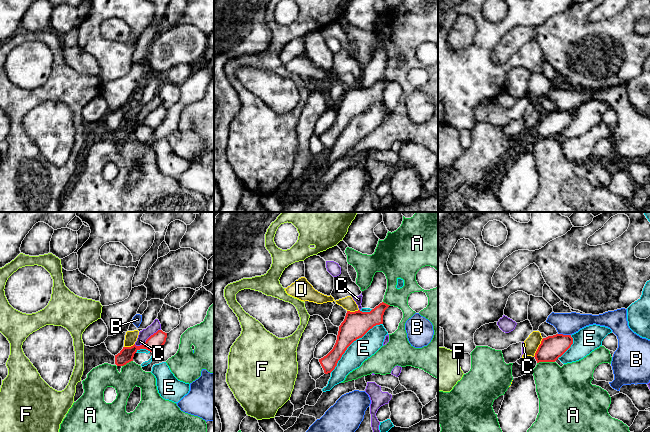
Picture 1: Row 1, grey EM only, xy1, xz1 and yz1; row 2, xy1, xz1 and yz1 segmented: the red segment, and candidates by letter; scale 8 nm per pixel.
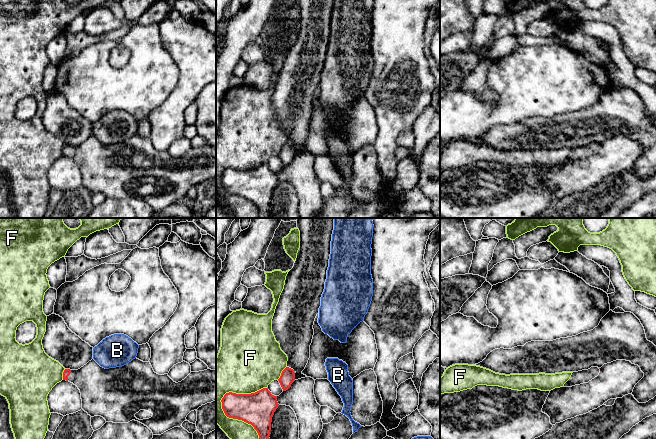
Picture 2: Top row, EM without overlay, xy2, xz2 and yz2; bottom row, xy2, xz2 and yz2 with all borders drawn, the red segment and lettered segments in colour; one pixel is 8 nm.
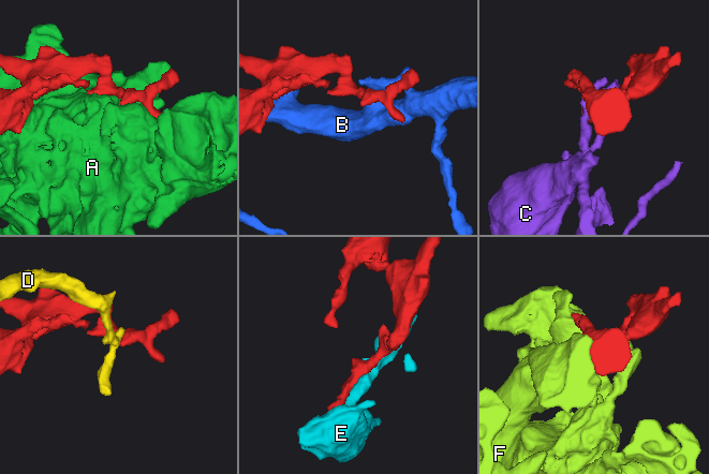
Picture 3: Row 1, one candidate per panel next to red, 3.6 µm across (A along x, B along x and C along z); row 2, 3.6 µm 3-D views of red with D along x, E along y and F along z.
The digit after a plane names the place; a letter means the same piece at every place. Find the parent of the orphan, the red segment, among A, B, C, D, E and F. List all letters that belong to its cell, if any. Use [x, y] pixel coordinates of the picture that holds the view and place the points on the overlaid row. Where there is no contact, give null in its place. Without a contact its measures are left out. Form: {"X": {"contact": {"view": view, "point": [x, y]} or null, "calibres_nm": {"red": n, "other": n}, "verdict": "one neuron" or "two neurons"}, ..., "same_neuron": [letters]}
{"A": {"contact": {"view": "yz1", "point": [545, 361]}, "calibres_nm": {"red": 190, "other": 360}, "verdict": "two neurons"}, "B": {"contact": {"view": "yz1", "point": [564, 335]}, "calibres_nm": {"red": 190, "other": 180}, "verdict": "two neurons"}, "C": {"contact": {"view": "xy1", "point": [147, 339]}, "calibres_nm": {"red": 120, "other": 80}, "verdict": "two neurons"}, "D": {"contact": {"view": "yz1", "point": [538, 347]}, "calibres_nm": {"red": 190, "other": 120}, "verdict": "two neurons"}, "E": {"contact": {"view": "xz1", "point": [352, 342]}, "calibres_nm": {"red": 220, "other": 180}, "verdict": "two neurons"}, "F": {"contact": {"view": "xz2", "point": [234, 418]}, "calibres_nm": {"red": 260, "other": 160}, "verdict": "two neurons"}, "same_neuron": []}

